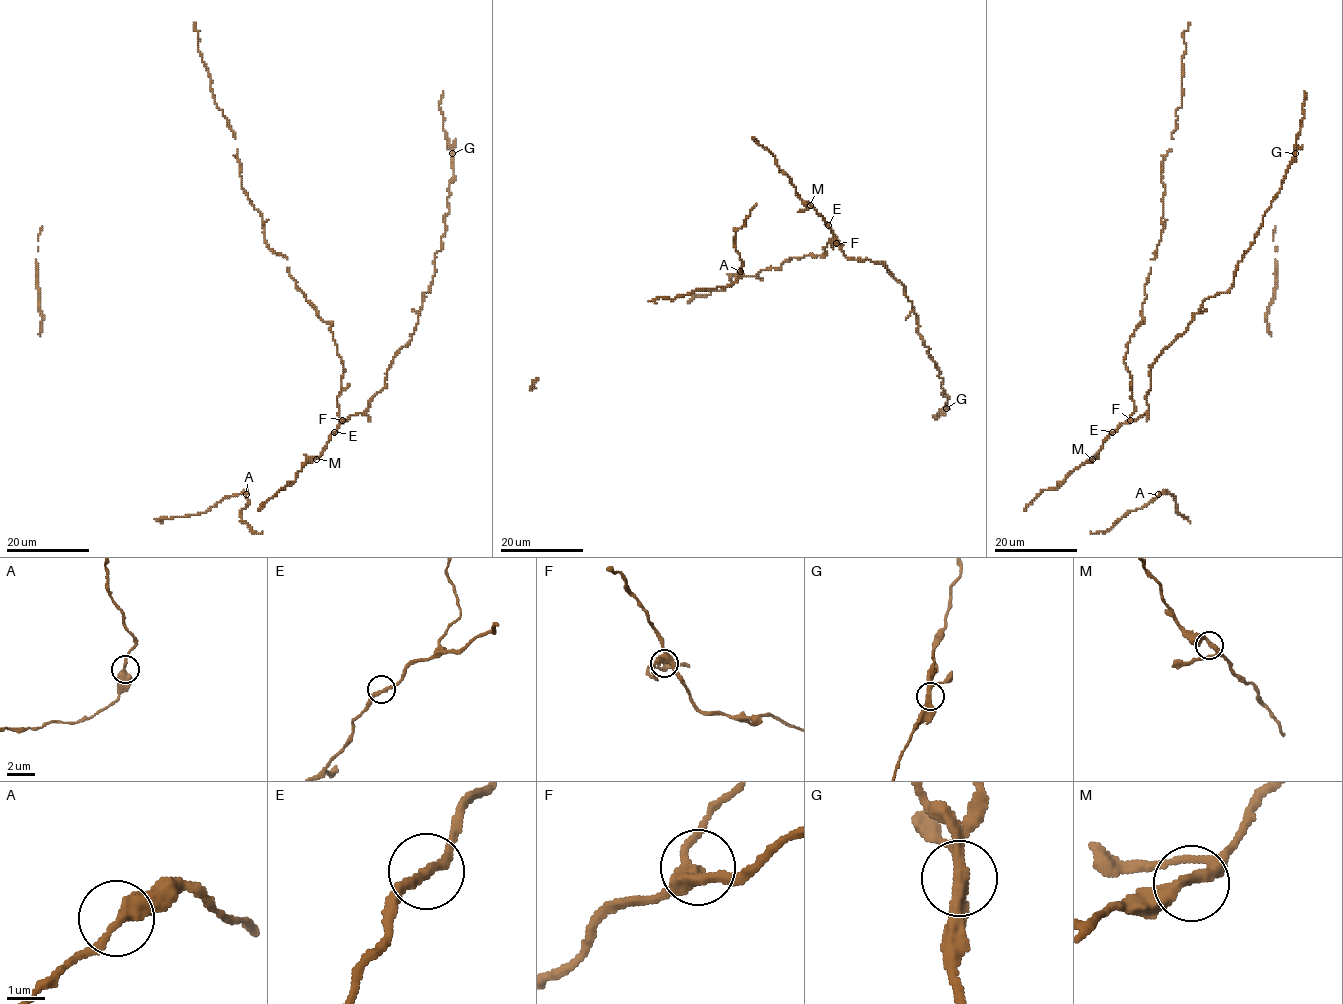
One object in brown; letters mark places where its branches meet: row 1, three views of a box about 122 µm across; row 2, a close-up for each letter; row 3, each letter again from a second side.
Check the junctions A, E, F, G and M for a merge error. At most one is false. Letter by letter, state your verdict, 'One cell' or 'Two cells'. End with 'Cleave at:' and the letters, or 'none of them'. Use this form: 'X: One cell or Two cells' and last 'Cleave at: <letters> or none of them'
A: One cell
E: One cell
F: One cell
G: Two cells
M: One cell
Cleave at: G

